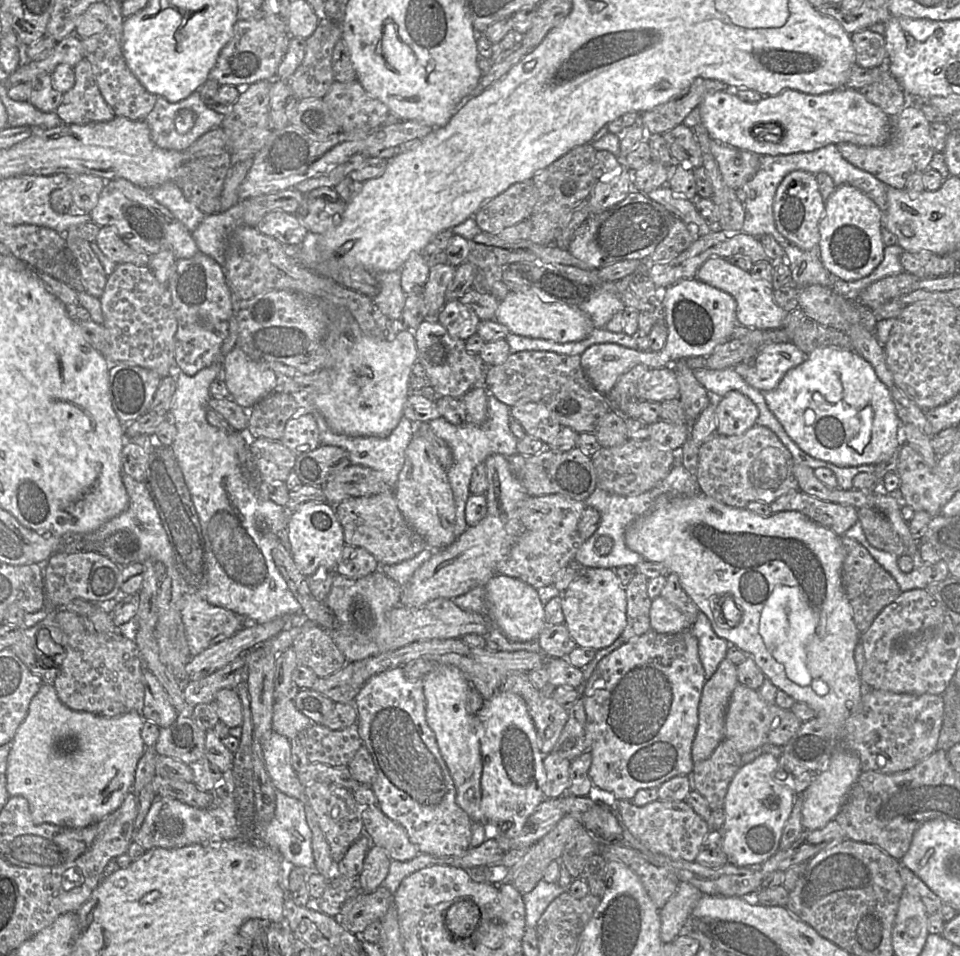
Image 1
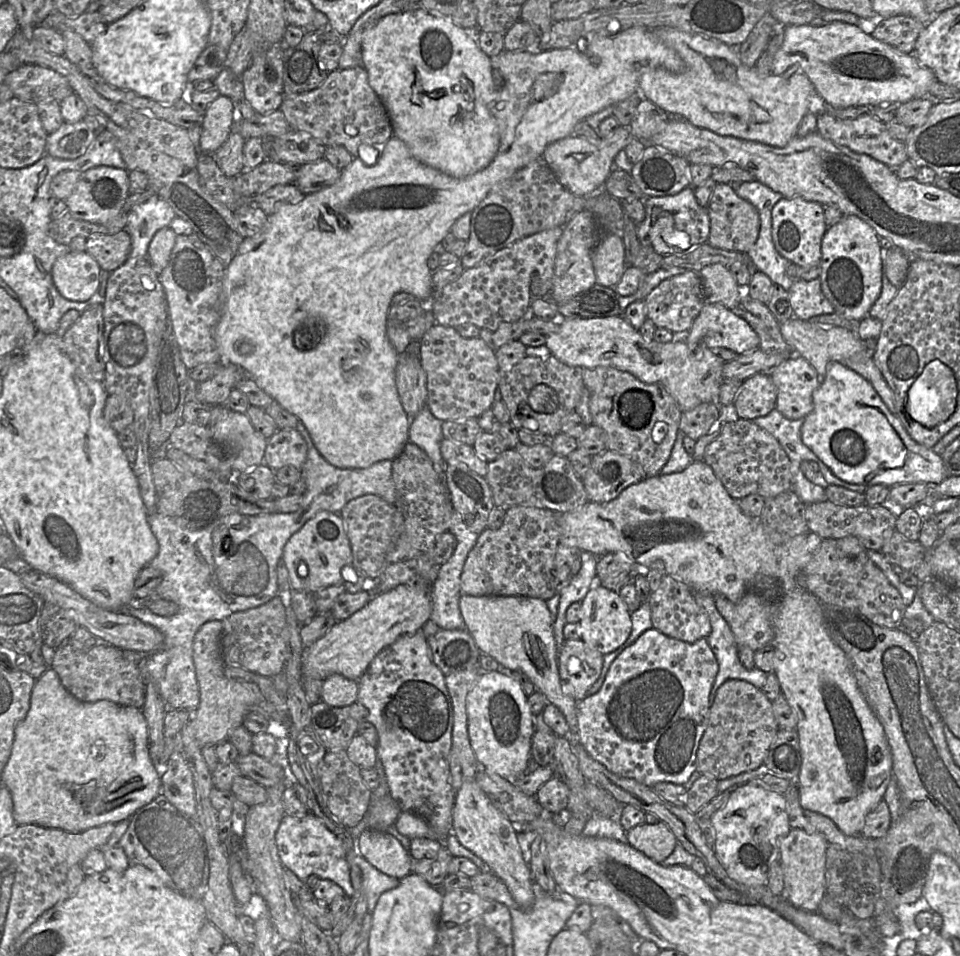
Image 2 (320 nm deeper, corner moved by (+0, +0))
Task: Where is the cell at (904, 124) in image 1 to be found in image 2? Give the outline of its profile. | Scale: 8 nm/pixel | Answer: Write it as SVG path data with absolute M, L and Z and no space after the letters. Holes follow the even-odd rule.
M822 112L817 117L817 131L825 139L847 147L858 154L866 154L894 170L908 160L905 144L894 139L886 124L869 113L855 119L838 119L830 113Z

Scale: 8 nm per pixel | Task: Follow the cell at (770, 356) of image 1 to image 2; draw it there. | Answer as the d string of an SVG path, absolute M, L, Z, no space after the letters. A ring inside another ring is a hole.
M791 355L769 373L777 387L776 409L790 420L804 419L813 410L813 393L821 383L815 369L804 358Z

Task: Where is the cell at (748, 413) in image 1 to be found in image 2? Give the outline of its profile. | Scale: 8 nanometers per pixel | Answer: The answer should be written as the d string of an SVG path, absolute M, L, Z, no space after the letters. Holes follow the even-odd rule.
M758 373L744 380L733 402L740 419L754 420L776 408L777 387L770 373Z

